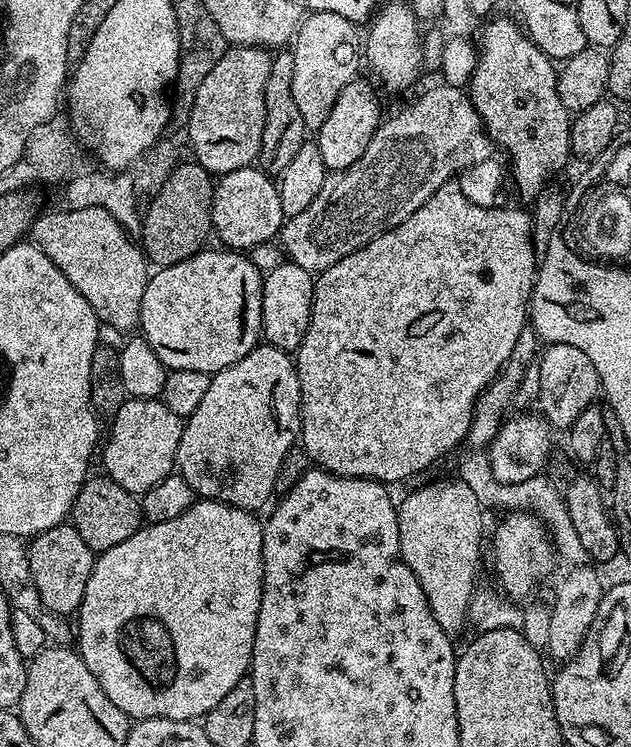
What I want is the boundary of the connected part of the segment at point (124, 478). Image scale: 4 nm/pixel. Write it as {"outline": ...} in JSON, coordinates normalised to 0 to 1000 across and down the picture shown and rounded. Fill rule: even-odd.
{"outline":[[[198,534],[187,554],[176,558],[177,580],[171,584],[171,596],[165,600],[165,627],[173,643],[187,645],[193,656],[211,661],[225,661],[257,645],[257,640],[274,636],[282,608],[282,592],[288,560],[276,554],[258,535]]]}

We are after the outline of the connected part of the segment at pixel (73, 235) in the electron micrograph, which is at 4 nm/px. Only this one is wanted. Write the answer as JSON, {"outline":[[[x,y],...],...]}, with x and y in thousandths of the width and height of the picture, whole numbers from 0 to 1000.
{"outline":[[[143,276],[130,281],[103,277],[103,284],[65,282],[51,299],[49,320],[57,331],[111,372],[136,404],[149,415],[163,435],[192,444],[214,440],[220,435],[225,415],[225,394],[238,368],[238,349],[227,331],[216,327],[211,317],[166,278]]]}

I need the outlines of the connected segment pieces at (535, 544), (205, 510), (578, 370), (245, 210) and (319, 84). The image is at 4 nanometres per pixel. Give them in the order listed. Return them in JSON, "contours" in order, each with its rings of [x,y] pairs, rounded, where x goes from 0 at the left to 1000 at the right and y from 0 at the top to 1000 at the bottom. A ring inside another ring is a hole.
{"contours":[[[[813,684],[800,691],[805,692],[780,718],[780,760],[786,764],[788,779],[799,786],[800,799],[837,798],[854,784],[856,775],[876,764],[872,739],[878,730],[868,710],[838,687]]],[[[317,667],[301,677],[301,683],[295,683],[295,688],[282,688],[282,693],[269,693],[269,699],[230,700],[212,715],[206,715],[200,726],[187,726],[187,731],[174,731],[174,736],[152,744],[152,755],[146,759],[146,767],[136,779],[136,795],[124,815],[124,871],[143,902],[155,908],[155,918],[162,918],[168,934],[174,934],[174,940],[181,940],[181,945],[187,945],[187,950],[198,953],[211,965],[238,961],[309,965],[339,950],[339,945],[345,945],[345,940],[352,940],[352,934],[358,934],[358,929],[365,929],[365,924],[371,924],[371,918],[395,904],[418,783],[418,703],[399,691],[404,689],[395,681],[372,680],[369,675],[352,675],[347,669]]],[[[872,461],[861,467],[853,482],[856,493],[856,546],[864,562],[881,576],[899,576],[922,554],[922,549],[940,545],[946,539],[945,529],[954,521],[948,495],[941,495],[941,485],[916,469],[916,463],[902,461]],[[862,477],[862,478],[861,478]]],[[[410,224],[371,228],[341,242],[336,253],[336,304],[355,325],[350,328],[368,335],[398,335],[409,324],[437,321],[452,293],[447,265],[441,265],[439,242]]],[[[490,15],[469,39],[466,58],[460,64],[466,80],[464,129],[488,174],[506,174],[510,163],[523,158],[523,147],[529,147],[529,137],[536,137],[536,126],[548,120],[556,107],[566,106],[569,96],[564,95],[569,94],[571,86],[574,91],[574,54],[572,50],[571,54],[564,50],[564,43],[567,43],[566,33],[542,24],[542,19],[498,15]]]]}

